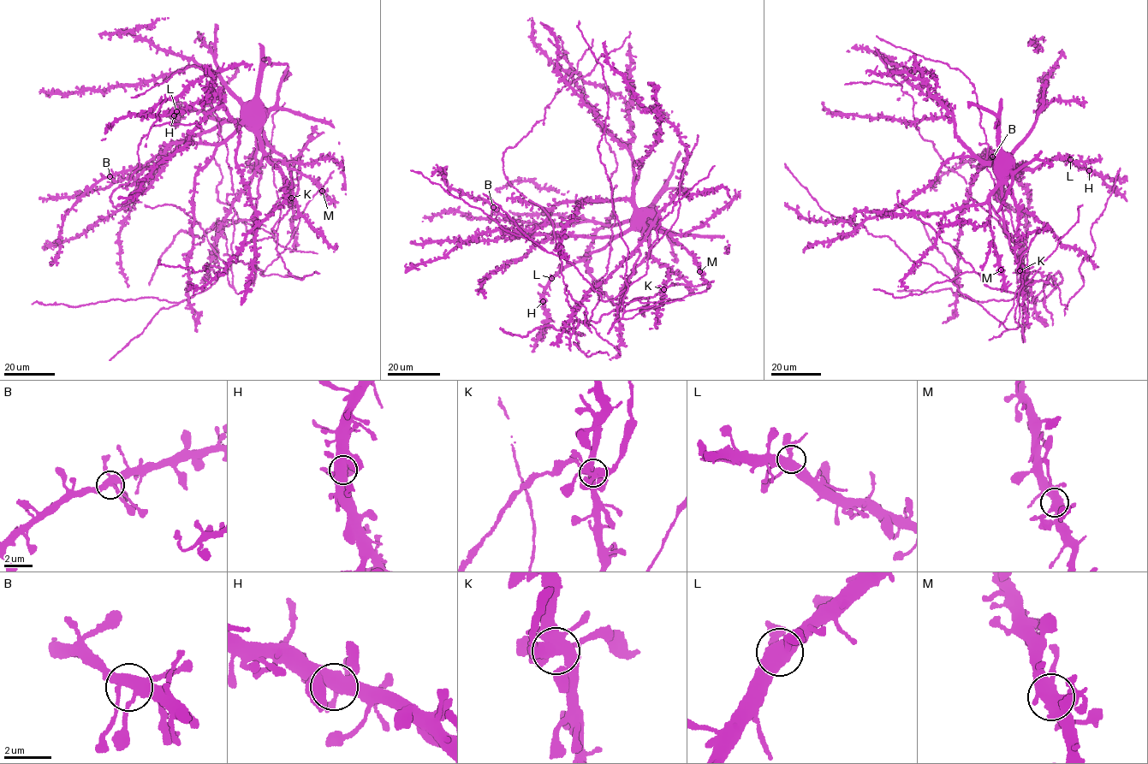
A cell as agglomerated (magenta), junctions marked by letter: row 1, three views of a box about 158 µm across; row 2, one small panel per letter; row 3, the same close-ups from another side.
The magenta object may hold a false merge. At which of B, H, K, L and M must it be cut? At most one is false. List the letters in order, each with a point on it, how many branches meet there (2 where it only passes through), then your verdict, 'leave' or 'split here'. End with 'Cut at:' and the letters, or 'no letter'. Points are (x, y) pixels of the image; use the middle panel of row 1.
B: place (493, 207); branches 5; leave
H: place (543, 301); branches 6; leave
K: place (663, 289); branches 7; split here
L: place (551, 278); branches 5; leave
M: place (699, 271); branches 6; leave
Cut at: K

